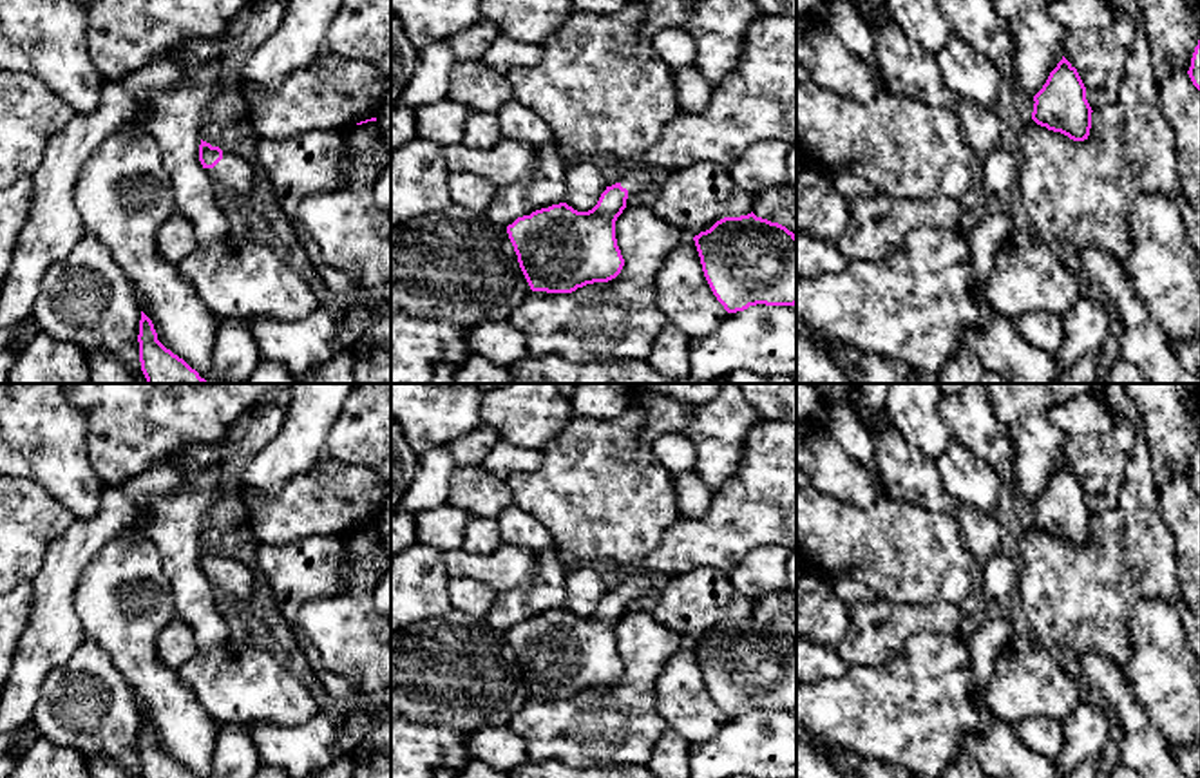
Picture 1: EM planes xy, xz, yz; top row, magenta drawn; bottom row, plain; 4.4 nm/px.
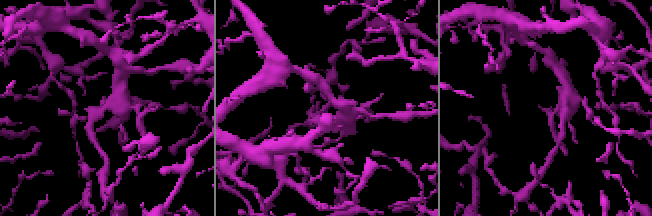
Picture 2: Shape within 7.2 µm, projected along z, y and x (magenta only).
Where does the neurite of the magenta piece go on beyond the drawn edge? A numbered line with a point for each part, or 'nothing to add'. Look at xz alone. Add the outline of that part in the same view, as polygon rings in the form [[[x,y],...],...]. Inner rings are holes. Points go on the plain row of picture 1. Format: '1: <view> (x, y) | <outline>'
1: xz (636, 585) | [[[641,572],[623,574],[619,588],[623,593],[628,595],[628,602],[630,602],[630,601],[639,599],[639,597],[646,595],[648,592],[652,592],[653,575],[641,574]]]

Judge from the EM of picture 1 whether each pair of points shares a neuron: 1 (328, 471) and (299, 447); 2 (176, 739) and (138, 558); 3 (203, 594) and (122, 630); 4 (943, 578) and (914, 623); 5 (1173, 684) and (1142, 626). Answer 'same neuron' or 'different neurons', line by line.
1: different neurons
2: same neuron
3: different neurons
4: different neurons
5: same neuron

